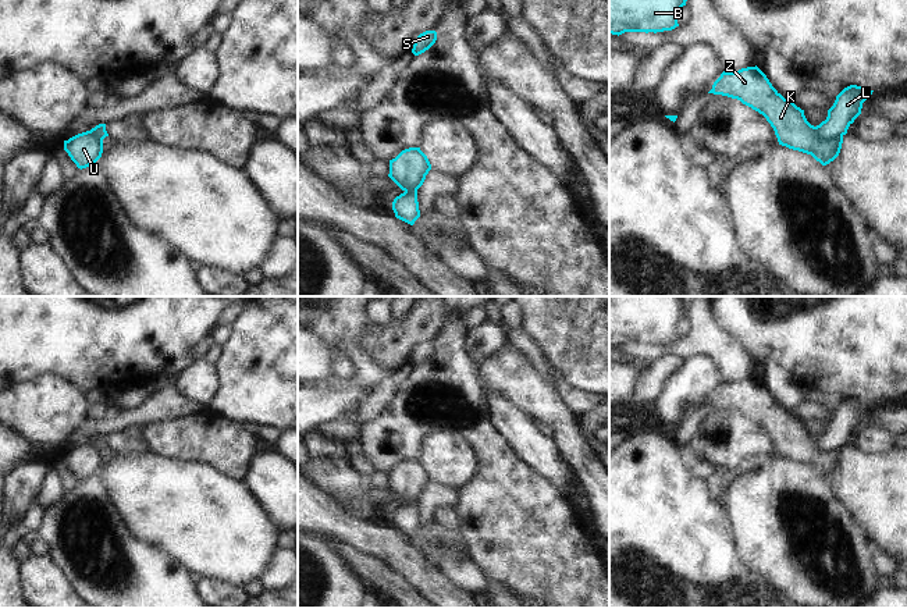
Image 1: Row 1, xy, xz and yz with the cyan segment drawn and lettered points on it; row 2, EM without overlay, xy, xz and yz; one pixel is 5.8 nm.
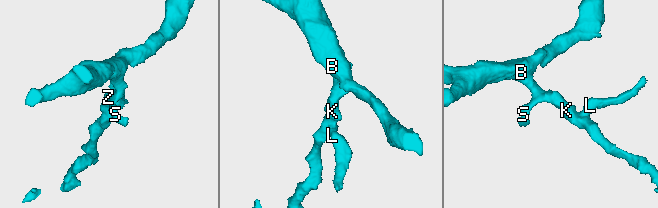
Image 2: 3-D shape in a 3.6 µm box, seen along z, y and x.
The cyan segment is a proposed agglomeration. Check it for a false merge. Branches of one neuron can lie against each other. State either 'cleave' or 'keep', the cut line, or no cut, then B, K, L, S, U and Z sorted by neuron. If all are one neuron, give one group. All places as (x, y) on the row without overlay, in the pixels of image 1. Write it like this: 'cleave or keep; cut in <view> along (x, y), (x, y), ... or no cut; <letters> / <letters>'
cleave; cut in yz along (814, 438), (815, 444), (827, 451), (842, 447); B K S U Z / L

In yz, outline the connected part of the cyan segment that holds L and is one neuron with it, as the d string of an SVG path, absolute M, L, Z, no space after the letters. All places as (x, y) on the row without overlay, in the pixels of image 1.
M850 397L837 408L828 422L828 429L817 437L817 445L822 451L835 451L847 445L849 438L861 426L862 415L874 402L864 398Z

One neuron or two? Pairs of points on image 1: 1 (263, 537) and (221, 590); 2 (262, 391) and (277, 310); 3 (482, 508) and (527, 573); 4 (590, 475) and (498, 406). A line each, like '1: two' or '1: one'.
1: two
2: one
3: one
4: two

